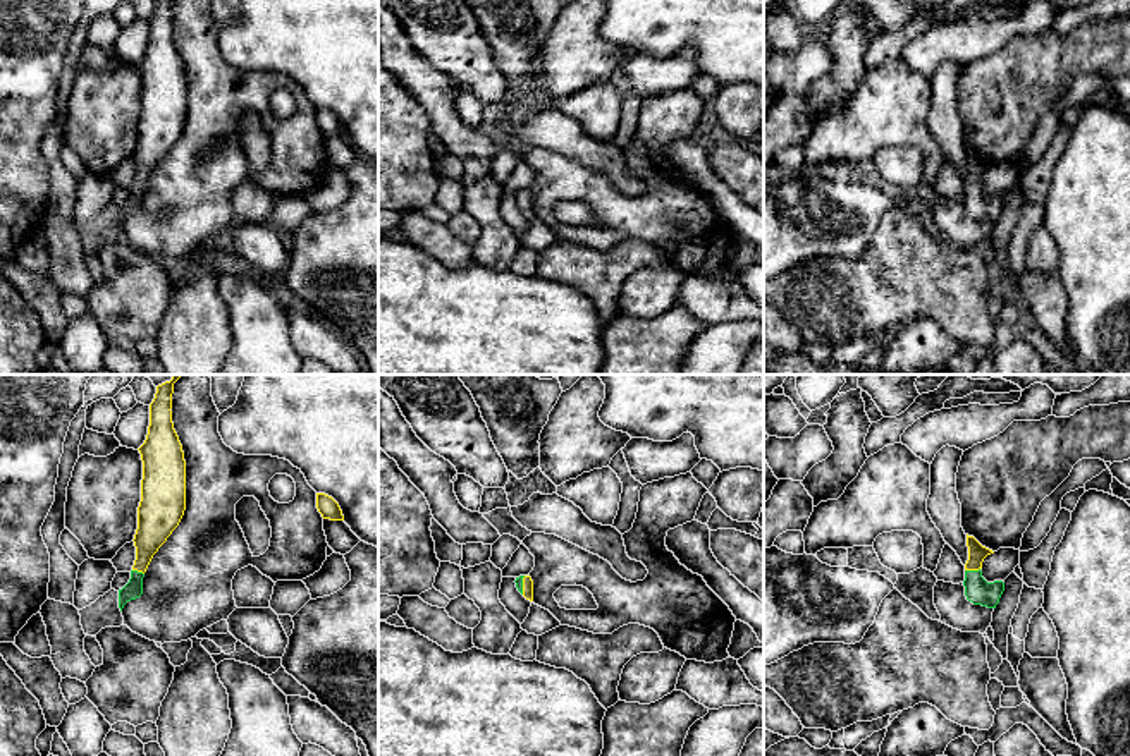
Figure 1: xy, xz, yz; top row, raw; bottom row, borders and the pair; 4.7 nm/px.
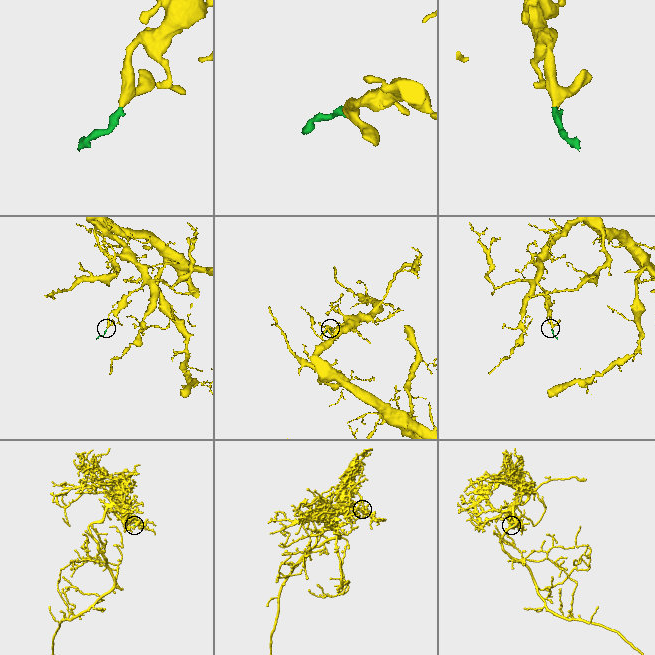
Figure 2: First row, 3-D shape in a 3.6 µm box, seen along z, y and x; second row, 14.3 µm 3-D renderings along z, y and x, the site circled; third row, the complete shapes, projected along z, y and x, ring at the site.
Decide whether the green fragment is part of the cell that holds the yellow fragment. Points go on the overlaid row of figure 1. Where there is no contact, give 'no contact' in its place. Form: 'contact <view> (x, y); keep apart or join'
contact yz (972, 569); join

